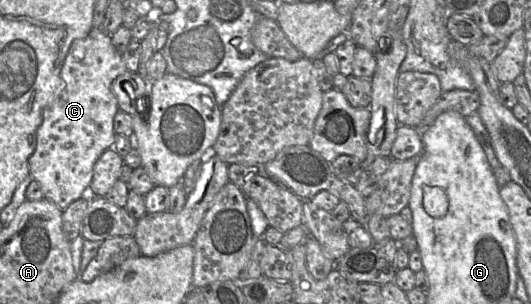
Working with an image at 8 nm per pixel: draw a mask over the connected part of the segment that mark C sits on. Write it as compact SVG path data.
M92 28L89 35L84 39L75 40L66 55L62 69L61 69L61 91L58 97L55 99L51 106L46 107L43 114L43 121L37 130L37 145L35 151L29 158L29 170L30 175L37 181L41 187L44 194L44 198L53 202L60 209L67 208L72 202L86 196L89 191L89 185L92 181L93 169L96 161L101 156L101 154L107 149L113 149L112 145L114 143L115 131L113 128L113 121L115 114L119 111L117 99L112 91L112 82L118 76L123 75L127 72L127 67L122 59L122 56L117 52L112 44L111 36L106 34L100 28Z

